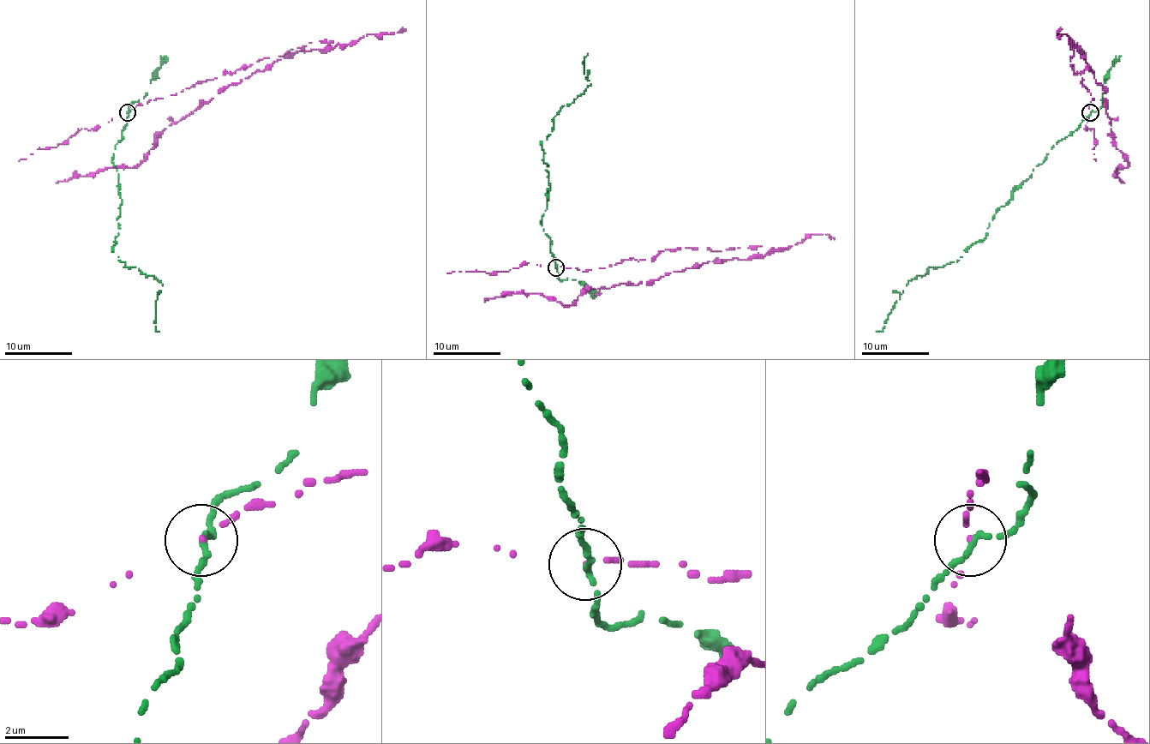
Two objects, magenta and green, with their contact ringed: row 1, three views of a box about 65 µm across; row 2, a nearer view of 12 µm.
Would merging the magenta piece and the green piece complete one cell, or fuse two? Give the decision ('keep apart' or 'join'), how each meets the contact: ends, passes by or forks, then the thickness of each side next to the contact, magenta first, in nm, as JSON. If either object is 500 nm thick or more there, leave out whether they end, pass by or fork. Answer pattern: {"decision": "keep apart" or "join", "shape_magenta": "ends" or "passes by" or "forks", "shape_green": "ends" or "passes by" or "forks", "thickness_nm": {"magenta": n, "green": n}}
{"decision": "keep apart", "shape_magenta": "ends", "shape_green": "passes by", "thickness_nm": {"magenta": 110, "green": 180}}

